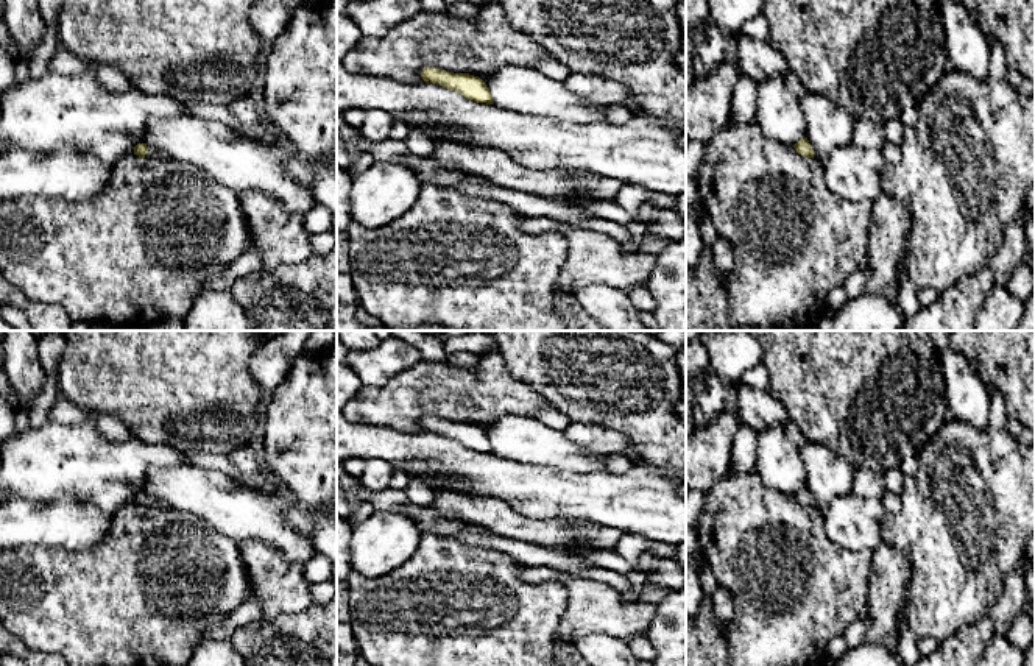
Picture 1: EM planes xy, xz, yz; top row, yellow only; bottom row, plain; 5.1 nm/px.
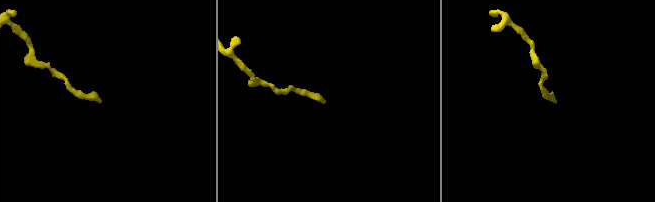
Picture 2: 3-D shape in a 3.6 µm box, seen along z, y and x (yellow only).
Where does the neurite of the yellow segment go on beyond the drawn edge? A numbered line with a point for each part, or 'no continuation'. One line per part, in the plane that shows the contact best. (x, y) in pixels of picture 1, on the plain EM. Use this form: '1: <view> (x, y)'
1: xy (151, 503)

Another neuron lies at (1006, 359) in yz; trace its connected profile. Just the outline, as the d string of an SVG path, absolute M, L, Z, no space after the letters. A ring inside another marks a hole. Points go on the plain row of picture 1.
M929 331L929 337L937 349L951 348L968 359L985 388L1002 395L1007 415L1019 421L1024 429L1035 430L1035 331Z

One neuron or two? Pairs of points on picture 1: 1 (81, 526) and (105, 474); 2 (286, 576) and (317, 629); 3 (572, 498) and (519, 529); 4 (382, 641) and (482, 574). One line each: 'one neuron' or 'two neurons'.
1: two neurons
2: two neurons
3: two neurons
4: one neuron

